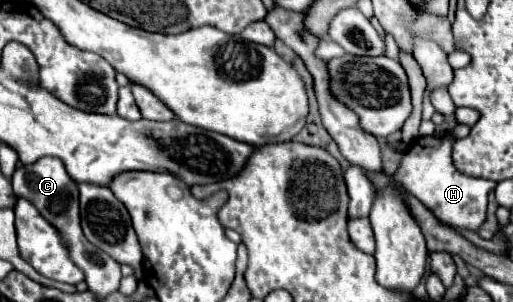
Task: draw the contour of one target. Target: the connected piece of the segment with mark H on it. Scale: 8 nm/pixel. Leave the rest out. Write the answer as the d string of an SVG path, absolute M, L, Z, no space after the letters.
M429 136L429 146L423 138L413 140L407 152L403 152L401 164L395 172L395 180L401 182L403 188L411 192L417 200L421 200L441 222L455 228L479 232L487 216L487 196L497 186L497 182L457 172L451 160L451 146L453 140L437 136Z

